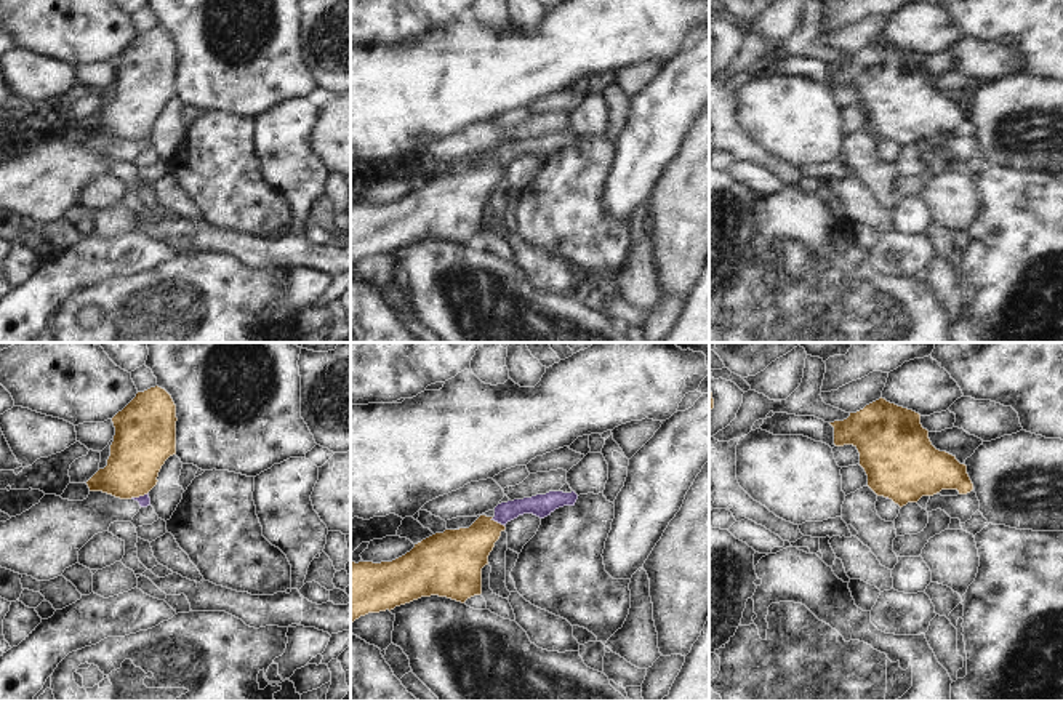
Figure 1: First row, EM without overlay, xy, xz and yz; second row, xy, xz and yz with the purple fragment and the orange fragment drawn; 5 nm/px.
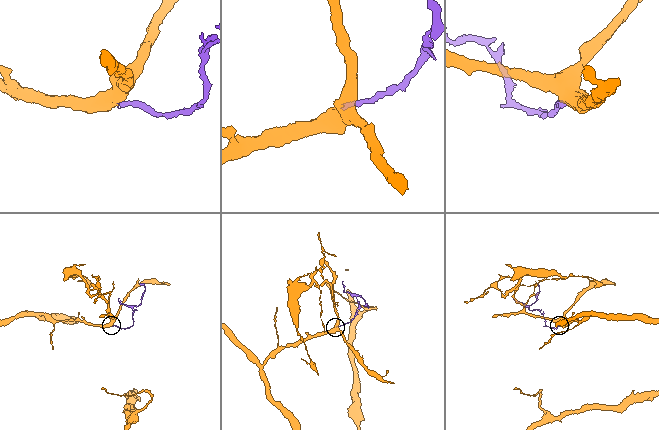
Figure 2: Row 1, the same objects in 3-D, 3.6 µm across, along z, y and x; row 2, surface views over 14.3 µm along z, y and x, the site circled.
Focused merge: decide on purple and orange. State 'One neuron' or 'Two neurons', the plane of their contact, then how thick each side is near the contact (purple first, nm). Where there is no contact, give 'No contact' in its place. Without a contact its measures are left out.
Two neurons. Touches purple in xz. Thickness 120 nm (purple) against 260 nm

